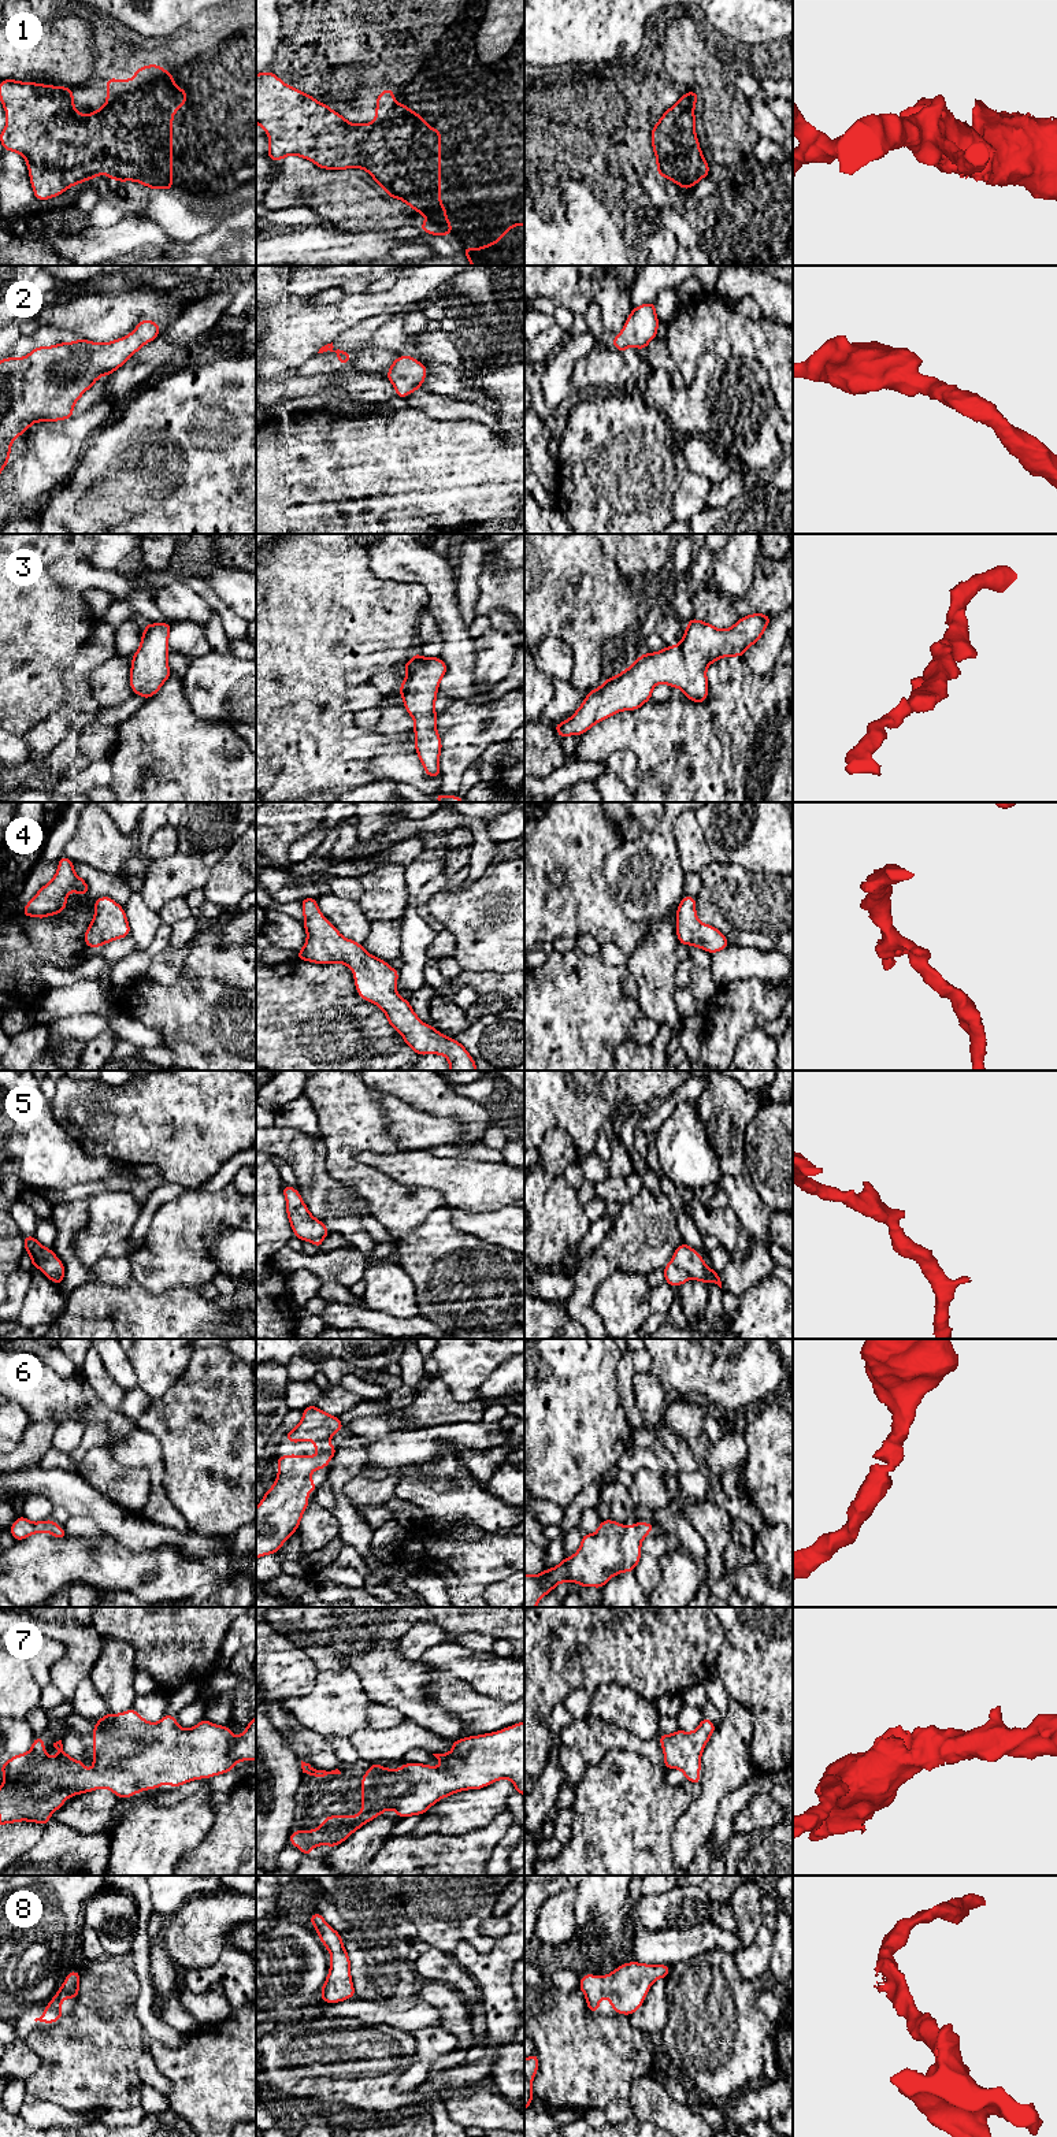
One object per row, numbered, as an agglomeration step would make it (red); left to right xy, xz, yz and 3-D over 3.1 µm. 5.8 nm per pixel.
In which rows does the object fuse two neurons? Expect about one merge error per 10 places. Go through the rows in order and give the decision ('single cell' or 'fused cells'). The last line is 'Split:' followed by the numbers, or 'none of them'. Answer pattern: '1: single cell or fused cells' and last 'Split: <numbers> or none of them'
1: single cell
2: single cell
3: single cell
4: single cell
5: single cell
6: single cell
7: single cell
8: single cell
Split: none of them

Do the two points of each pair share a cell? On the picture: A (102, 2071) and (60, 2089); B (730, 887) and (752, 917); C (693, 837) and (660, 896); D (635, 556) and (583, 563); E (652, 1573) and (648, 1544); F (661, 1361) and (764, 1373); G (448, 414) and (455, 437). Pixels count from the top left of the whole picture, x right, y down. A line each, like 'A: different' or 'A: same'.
A: same
B: same
C: different
D: different
E: same
F: same
G: different

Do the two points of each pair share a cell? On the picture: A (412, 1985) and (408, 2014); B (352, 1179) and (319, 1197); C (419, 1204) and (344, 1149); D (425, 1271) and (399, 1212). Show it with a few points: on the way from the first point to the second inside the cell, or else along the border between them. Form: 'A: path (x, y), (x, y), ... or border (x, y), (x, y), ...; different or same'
A: border (411, 1998), (378, 1999); different
B: border (326, 1157), (326, 1171), (368, 1205); different
C: path (399, 1204), (392, 1204), (356, 1169); same
D: border (431, 1210), (412, 1231), (399, 1239); different

